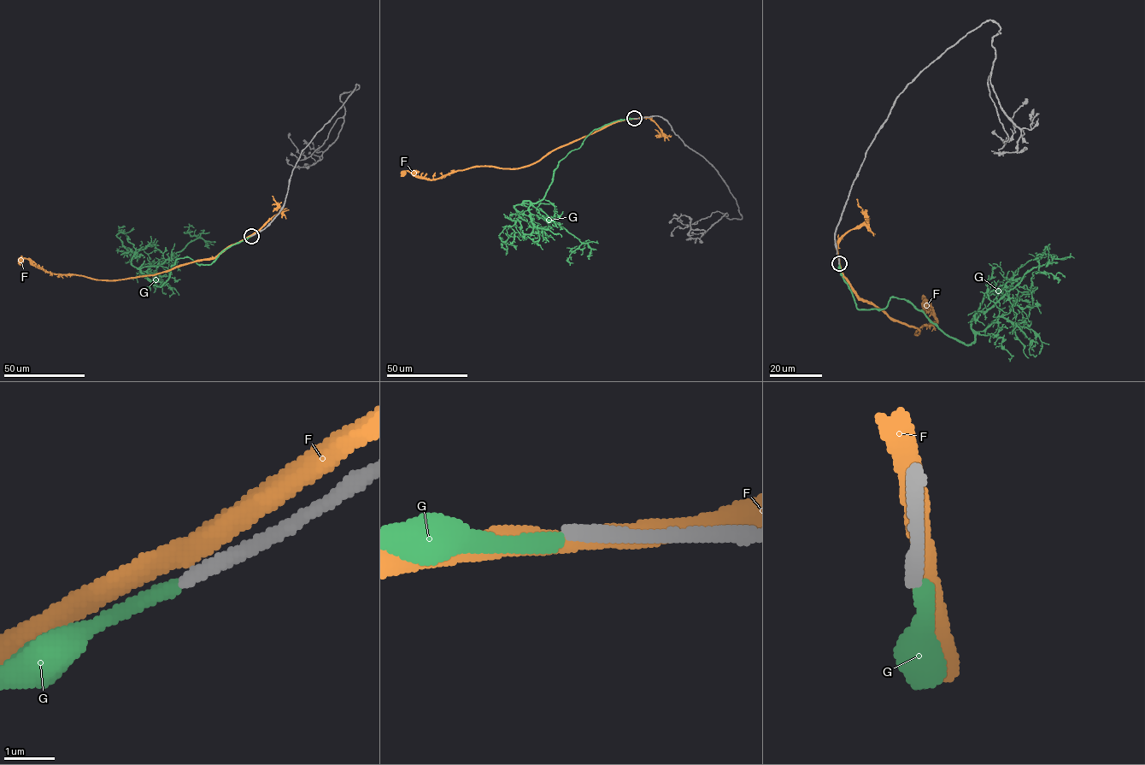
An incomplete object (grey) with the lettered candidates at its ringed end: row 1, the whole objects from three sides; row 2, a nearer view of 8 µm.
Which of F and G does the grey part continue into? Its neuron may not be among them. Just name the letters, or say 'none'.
none

